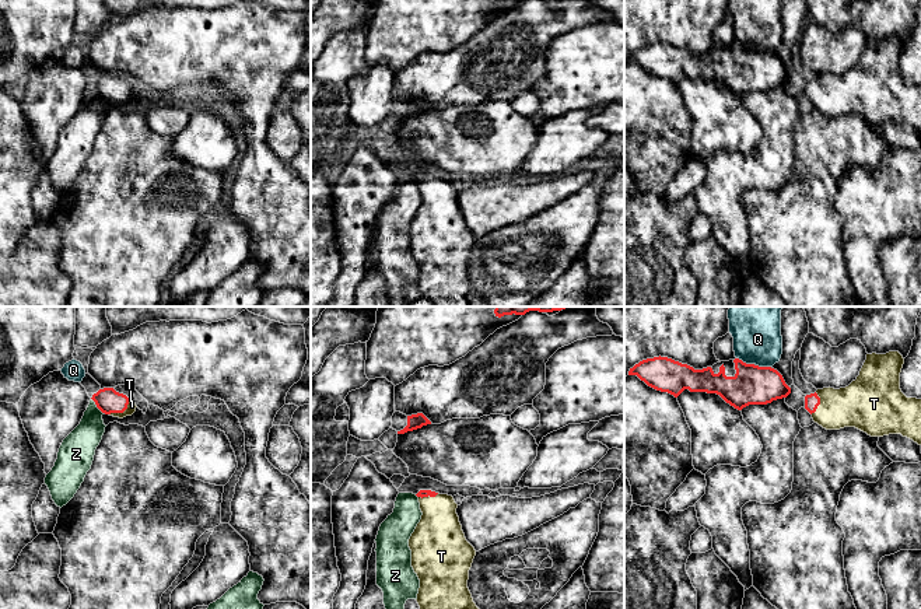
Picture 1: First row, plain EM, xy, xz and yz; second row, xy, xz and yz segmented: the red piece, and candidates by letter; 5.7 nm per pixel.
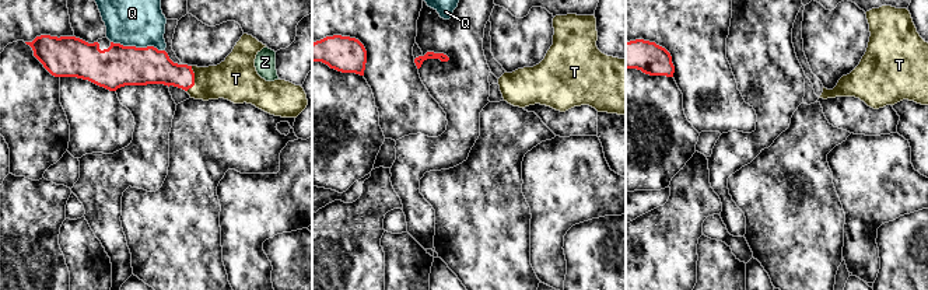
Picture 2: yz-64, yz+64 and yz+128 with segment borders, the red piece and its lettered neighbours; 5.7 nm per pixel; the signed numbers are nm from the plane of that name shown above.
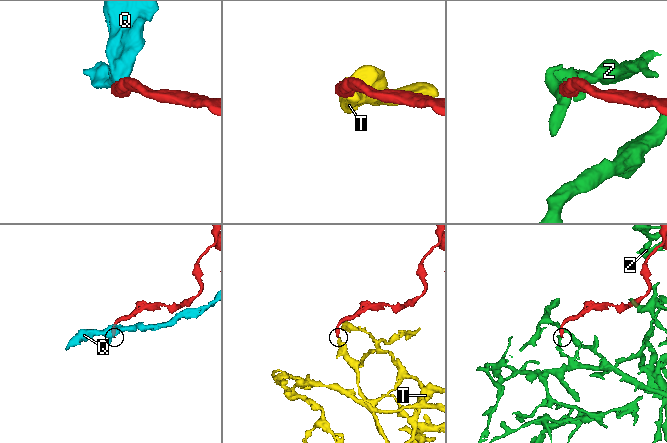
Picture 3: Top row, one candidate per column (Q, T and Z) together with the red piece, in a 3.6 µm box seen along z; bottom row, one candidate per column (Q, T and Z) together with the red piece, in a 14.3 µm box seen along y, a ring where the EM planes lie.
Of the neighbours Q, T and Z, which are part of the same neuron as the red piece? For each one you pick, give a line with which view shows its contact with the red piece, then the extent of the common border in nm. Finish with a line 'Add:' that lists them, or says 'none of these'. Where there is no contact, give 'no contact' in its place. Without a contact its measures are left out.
T: meets red in xy; contact 150 nm long
Add: T

